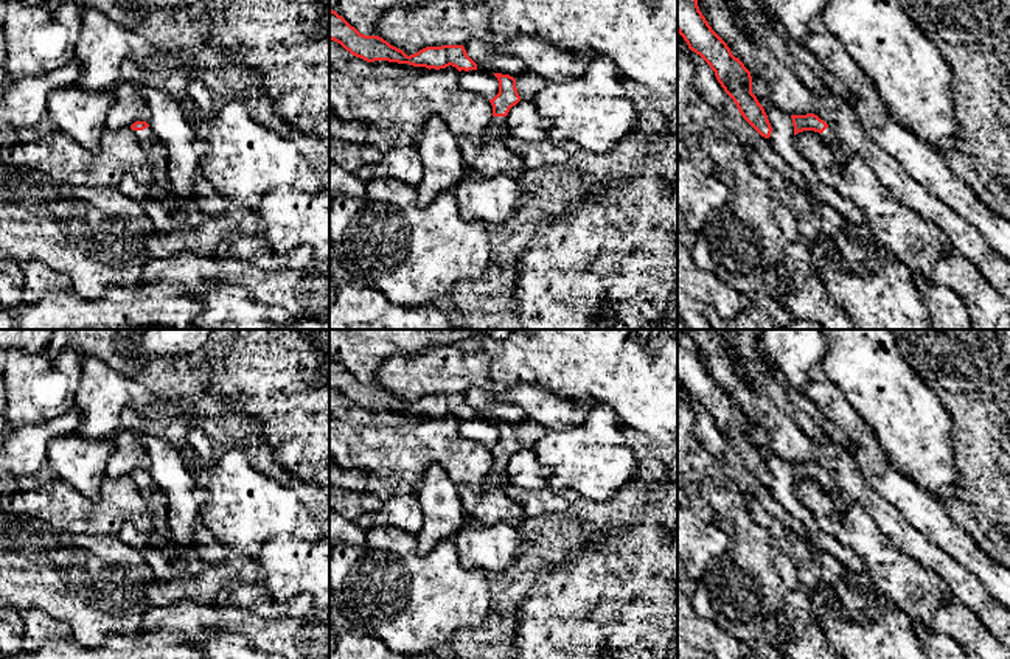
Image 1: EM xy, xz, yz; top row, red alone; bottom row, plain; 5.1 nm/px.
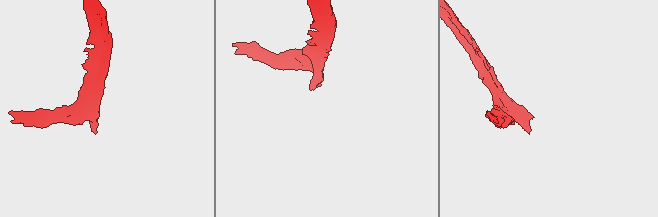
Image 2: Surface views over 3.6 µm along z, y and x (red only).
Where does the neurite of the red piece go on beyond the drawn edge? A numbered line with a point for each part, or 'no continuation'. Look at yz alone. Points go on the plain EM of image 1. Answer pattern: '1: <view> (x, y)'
1: yz (828, 485)

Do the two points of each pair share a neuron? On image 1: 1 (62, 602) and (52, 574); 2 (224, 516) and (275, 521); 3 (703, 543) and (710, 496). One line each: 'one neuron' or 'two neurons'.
1: one neuron
2: one neuron
3: two neurons

